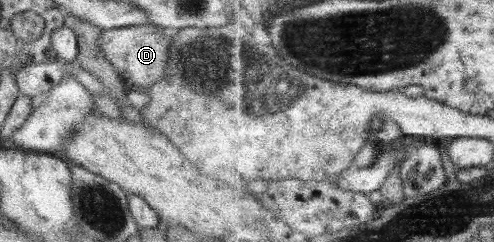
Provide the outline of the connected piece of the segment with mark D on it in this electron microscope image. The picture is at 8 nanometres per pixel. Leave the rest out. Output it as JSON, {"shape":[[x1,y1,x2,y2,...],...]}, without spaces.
{"shape":[[149,22,147,25,103,29,102,36,98,38,98,45,124,81,131,87,141,90,161,80,166,74,172,35,173,31,169,28,164,29]]}

